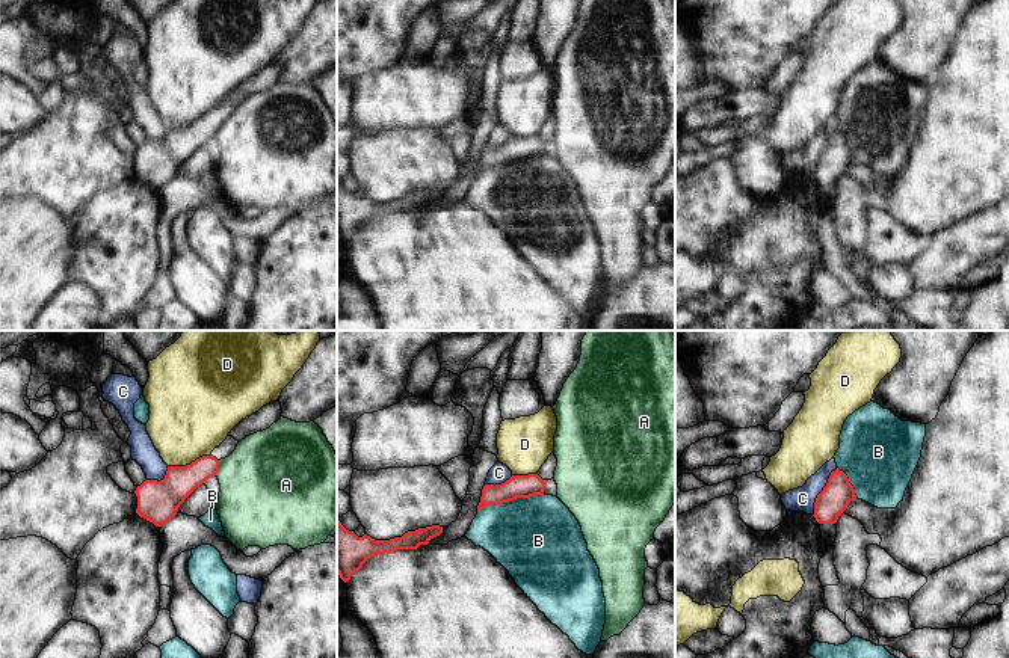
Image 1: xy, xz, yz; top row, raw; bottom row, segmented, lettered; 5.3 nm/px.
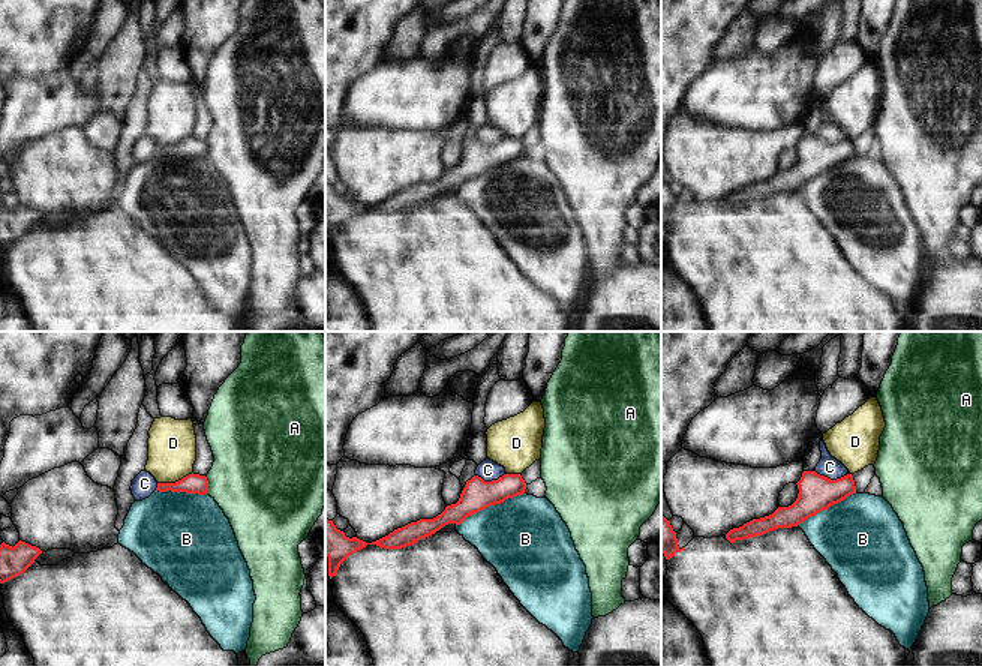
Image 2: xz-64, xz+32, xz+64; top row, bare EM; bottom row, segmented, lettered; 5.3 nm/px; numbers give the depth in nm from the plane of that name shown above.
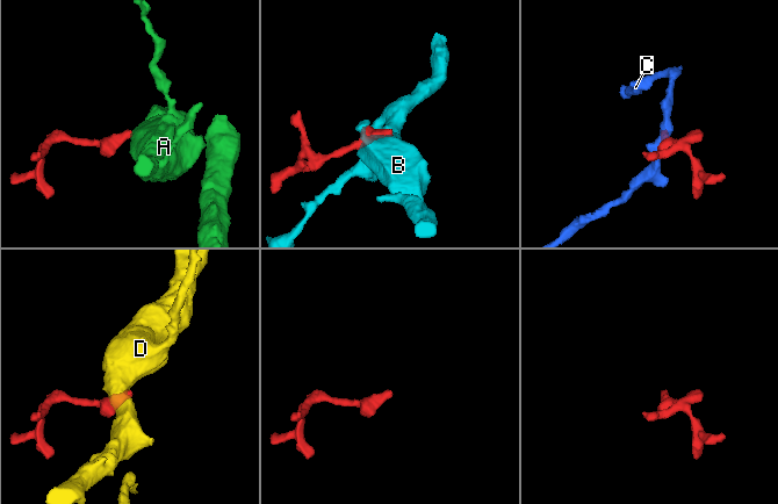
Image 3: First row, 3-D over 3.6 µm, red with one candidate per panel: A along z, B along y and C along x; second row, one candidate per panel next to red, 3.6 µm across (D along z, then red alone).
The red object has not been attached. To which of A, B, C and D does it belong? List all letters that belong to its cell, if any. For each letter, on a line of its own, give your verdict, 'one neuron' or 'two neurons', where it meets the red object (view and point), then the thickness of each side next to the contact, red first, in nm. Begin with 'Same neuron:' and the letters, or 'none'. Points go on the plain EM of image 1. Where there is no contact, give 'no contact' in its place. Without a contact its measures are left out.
Same neuron: none
A: two neurons | xy (218, 130) | 170/460 nm
B: two neurons | xz (511, 162) | 130/460 nm
C: two neurons | yz (822, 153) | 160/130 nm
D: two neurons | xy (191, 126) | 200/440 nm

